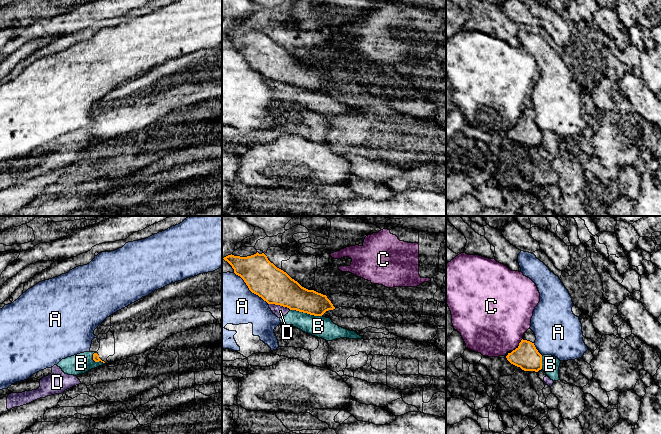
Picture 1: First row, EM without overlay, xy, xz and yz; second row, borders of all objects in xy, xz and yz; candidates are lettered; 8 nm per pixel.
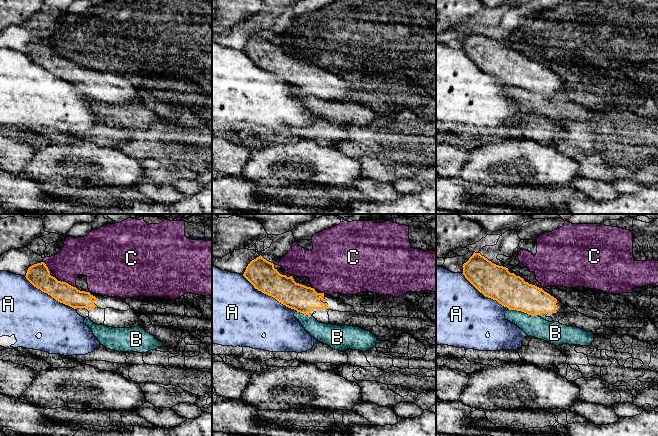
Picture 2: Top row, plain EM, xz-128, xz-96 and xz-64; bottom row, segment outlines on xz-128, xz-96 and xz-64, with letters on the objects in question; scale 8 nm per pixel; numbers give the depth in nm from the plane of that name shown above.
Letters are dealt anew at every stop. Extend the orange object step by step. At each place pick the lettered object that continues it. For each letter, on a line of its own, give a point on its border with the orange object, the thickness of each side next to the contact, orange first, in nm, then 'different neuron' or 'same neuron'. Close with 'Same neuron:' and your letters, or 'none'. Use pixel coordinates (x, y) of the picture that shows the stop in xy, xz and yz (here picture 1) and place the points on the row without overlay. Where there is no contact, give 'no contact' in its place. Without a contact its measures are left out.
A: xz (250, 66) | 280/420 nm | different neuron
B: xz (306, 88) | 240/170 nm | different neuron
C: yz (521, 117) | 200/480 nm | different neuron
D: xz (279, 80) | 280/90 nm | different neuron
Same neuron: none

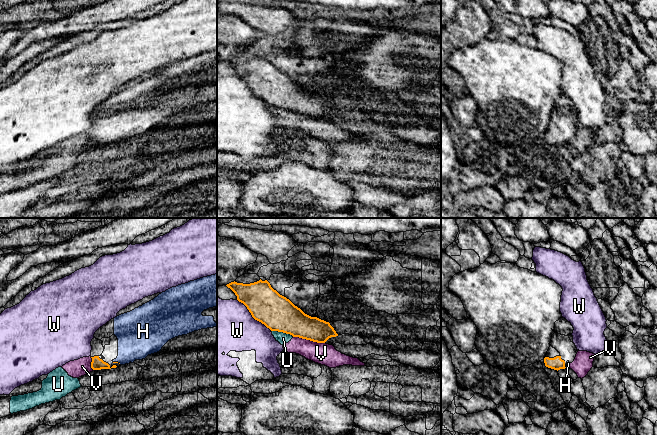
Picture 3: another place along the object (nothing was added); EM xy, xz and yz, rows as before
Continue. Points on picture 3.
H: xy (117, 138) | 20/320 nm | same neuron
U: xz (282, 107) | 280/90 nm | different neuron
V: xz (309, 115) | 240/170 nm | different neuron
W: xz (253, 93) | 280/420 nm | different neuron
Same neuron: H

